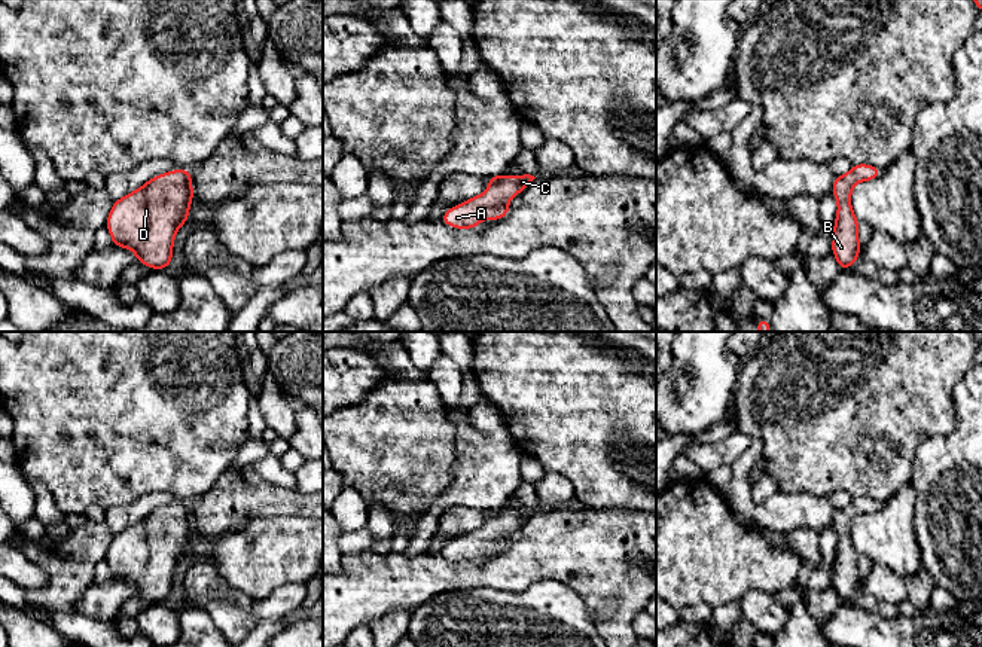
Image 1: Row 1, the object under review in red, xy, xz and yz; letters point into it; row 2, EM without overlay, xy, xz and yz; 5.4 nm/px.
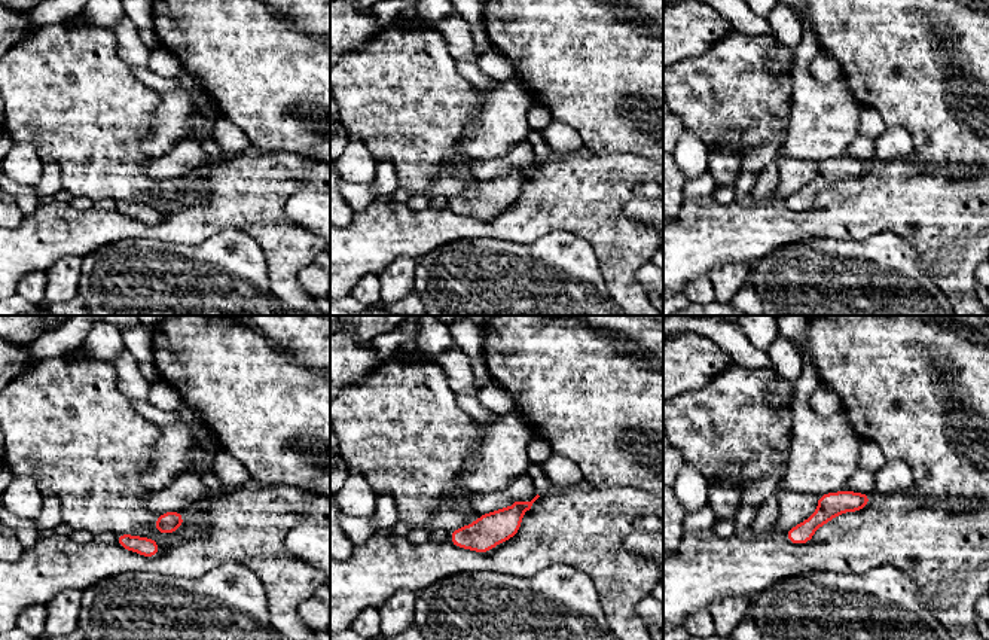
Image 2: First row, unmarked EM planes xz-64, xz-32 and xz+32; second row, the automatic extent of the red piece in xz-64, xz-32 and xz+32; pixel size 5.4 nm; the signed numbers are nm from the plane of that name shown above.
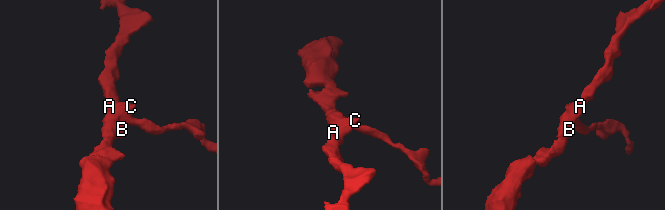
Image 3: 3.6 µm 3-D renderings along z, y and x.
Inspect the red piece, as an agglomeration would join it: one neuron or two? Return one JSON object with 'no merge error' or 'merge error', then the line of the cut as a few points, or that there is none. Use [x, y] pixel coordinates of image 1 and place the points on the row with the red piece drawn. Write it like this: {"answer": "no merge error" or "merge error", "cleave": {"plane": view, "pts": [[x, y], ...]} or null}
{"answer": "no merge error", "cleave": null}

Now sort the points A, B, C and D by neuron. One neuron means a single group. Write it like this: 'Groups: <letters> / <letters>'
Groups: A B C D

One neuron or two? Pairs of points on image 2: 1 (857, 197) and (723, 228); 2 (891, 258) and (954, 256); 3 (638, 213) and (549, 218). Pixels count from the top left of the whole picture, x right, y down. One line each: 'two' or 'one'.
1: one
2: two
3: two

